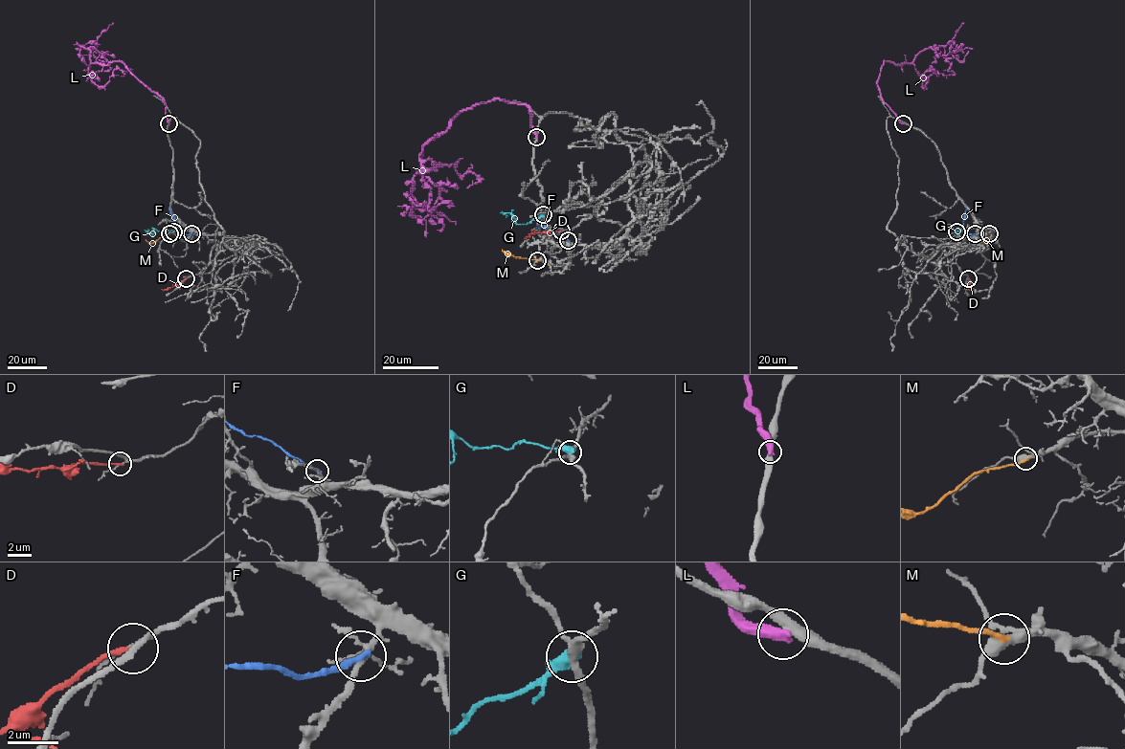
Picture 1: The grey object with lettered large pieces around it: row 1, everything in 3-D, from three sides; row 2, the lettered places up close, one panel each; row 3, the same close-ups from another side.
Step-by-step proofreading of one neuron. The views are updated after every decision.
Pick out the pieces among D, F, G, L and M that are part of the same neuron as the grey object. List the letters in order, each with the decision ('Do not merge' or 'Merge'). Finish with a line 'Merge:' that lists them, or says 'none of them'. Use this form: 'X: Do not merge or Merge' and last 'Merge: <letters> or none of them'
D: Do not merge
F: Do not merge
G: Do not merge
L: Do not merge
M: Merge
Merge: M

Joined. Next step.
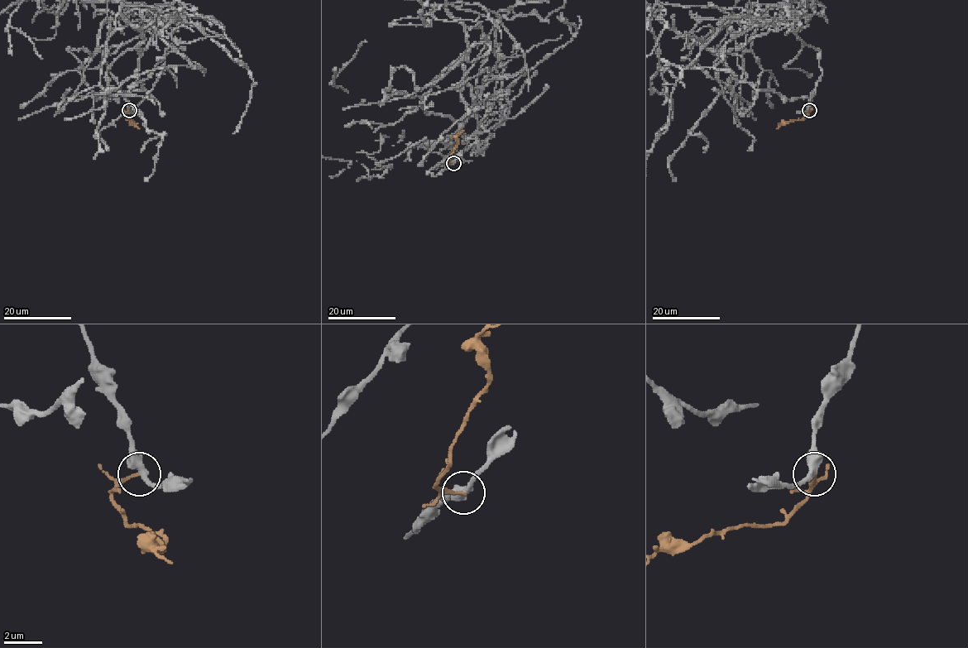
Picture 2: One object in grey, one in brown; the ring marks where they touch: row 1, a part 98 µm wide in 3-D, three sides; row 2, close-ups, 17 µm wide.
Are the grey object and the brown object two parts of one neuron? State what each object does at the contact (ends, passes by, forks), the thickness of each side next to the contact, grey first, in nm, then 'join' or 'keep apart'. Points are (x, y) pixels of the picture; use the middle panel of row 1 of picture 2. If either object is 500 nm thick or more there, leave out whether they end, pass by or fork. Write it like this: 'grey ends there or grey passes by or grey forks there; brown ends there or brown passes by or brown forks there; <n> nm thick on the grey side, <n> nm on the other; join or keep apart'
grey passes by; brown ends there; 440 nm thick on the grey side, 160 nm on the other; keep apart

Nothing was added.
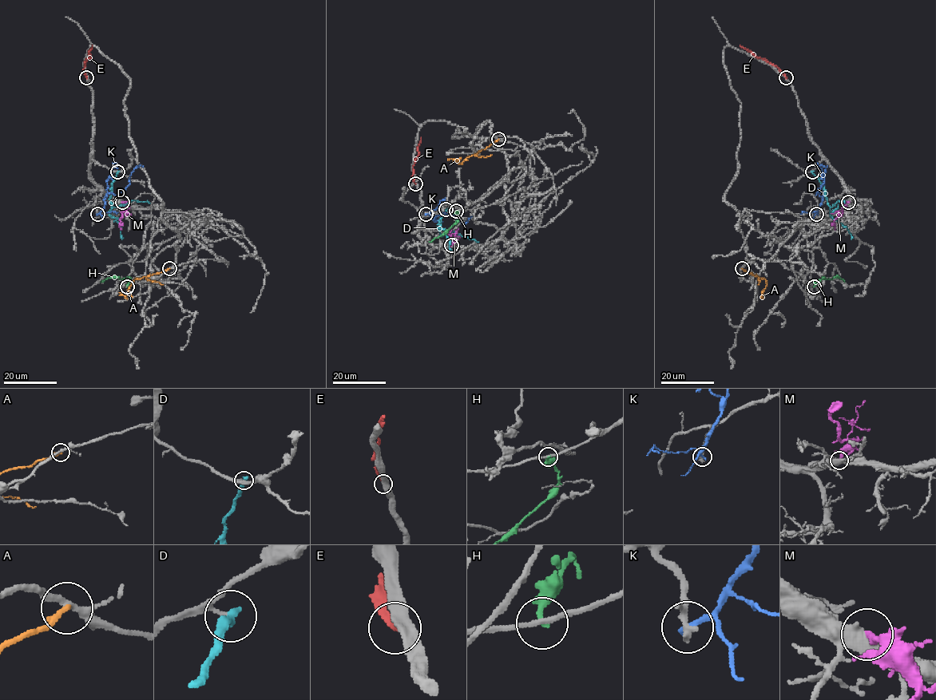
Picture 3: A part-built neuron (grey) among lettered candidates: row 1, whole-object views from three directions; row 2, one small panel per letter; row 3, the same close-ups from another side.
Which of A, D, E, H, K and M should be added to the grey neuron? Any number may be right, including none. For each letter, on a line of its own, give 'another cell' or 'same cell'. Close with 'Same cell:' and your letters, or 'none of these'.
A: another cell
D: another cell
E: another cell
H: another cell
K: another cell
M: another cell
Same cell: none of these

